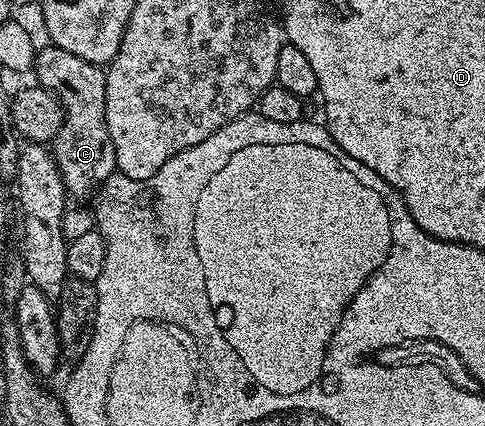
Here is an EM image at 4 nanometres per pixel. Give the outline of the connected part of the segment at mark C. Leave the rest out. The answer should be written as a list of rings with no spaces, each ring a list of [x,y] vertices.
[[[46,44],[33,59],[34,79],[40,86],[54,93],[63,108],[63,126],[58,136],[50,142],[49,148],[59,168],[68,194],[87,197],[96,192],[116,173],[113,139],[105,119],[105,87],[107,74],[100,66],[73,55],[53,44]]]

